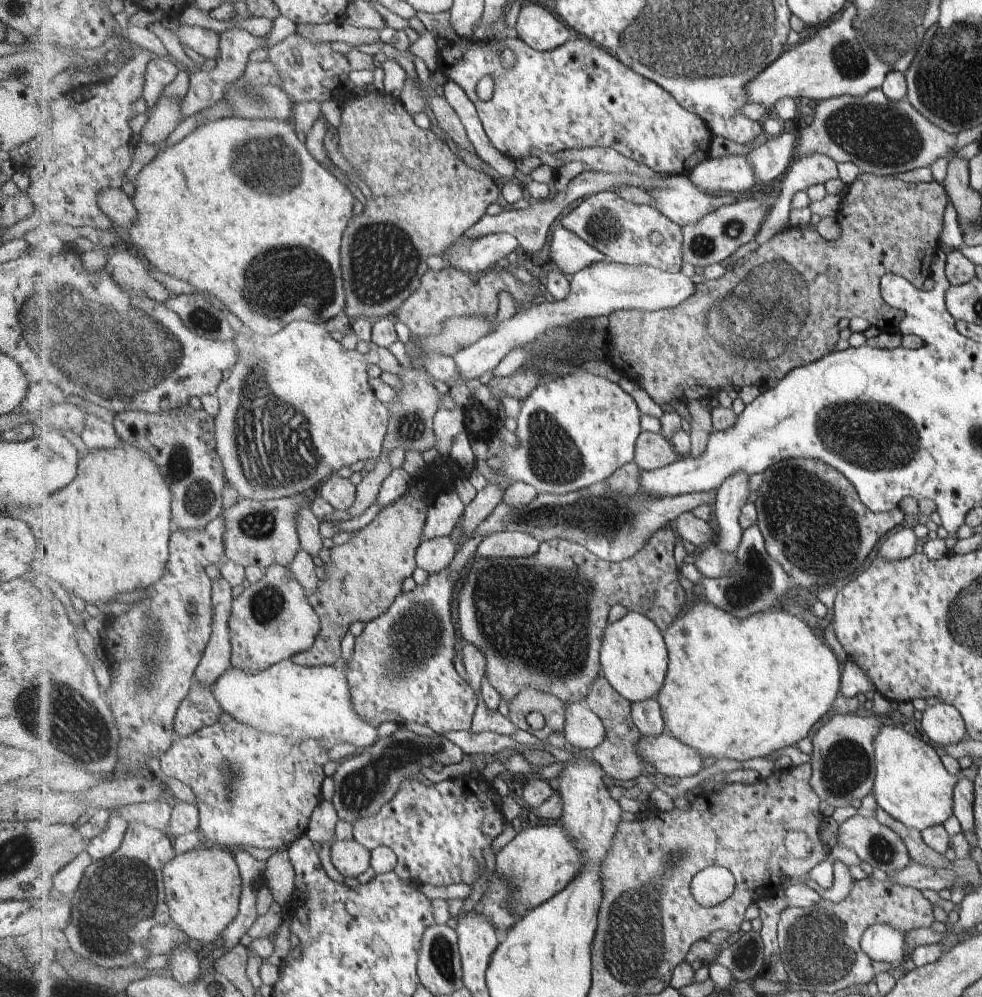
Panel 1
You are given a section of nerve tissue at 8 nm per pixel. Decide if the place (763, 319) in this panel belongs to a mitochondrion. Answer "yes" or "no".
yes

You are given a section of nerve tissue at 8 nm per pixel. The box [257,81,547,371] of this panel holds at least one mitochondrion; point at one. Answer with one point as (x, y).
(382, 262)

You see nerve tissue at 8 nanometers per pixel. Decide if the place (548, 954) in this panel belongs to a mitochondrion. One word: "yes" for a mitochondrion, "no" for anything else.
no

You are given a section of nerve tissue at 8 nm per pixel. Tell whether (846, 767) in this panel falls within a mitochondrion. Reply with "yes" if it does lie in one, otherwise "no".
yes

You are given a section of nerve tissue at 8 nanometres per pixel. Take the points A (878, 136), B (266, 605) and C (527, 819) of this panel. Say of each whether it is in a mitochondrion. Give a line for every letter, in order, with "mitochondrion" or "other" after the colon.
A: mitochondrion
B: mitochondrion
C: other

